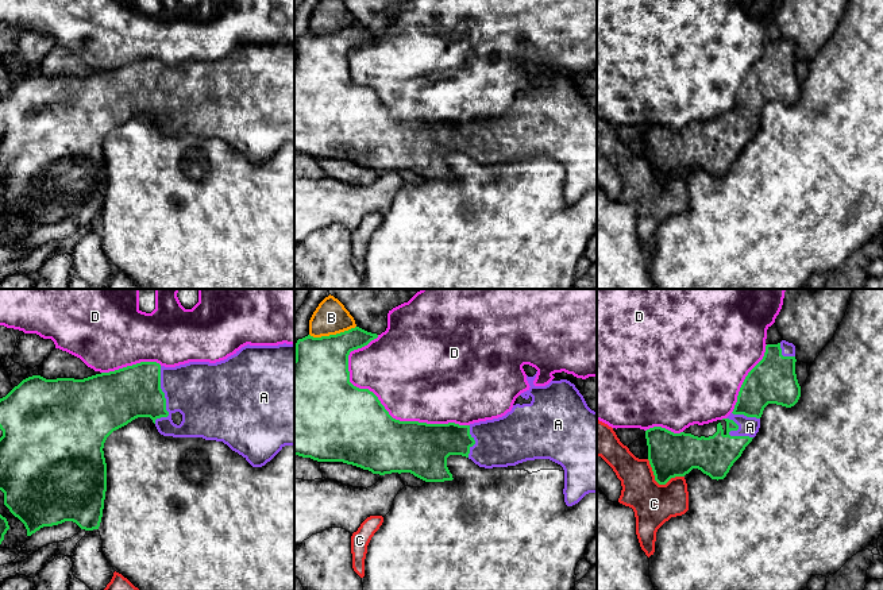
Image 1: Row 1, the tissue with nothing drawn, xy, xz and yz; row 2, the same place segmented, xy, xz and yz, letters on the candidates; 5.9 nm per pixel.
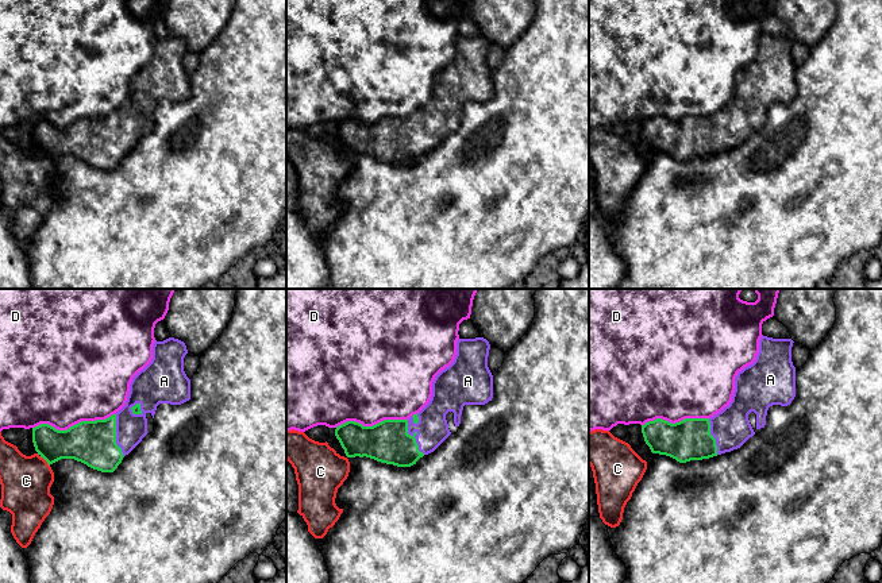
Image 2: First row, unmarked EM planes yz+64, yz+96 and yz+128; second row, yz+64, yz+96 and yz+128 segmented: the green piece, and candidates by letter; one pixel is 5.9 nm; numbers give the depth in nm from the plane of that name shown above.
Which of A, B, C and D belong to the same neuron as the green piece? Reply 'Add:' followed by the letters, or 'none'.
Add: A

